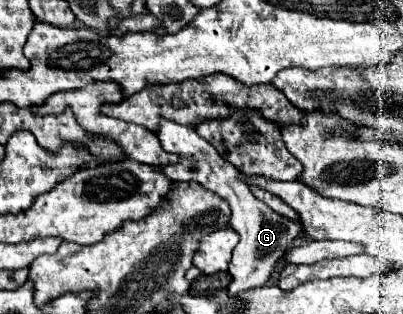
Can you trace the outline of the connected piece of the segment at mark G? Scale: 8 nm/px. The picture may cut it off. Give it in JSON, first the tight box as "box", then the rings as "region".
{"box":[157,120,303,296],"region":[[[163,120],[159,126],[157,138],[165,152],[179,156],[177,164],[159,166],[161,170],[165,170],[167,178],[173,178],[173,182],[195,180],[203,188],[219,194],[231,206],[233,214],[231,214],[229,224],[241,236],[241,240],[237,244],[237,248],[233,250],[233,260],[229,264],[229,274],[233,276],[233,282],[229,284],[229,294],[235,296],[243,290],[265,286],[273,272],[273,266],[279,262],[279,258],[283,258],[283,254],[293,246],[295,238],[303,230],[301,224],[297,220],[289,220],[289,218],[273,212],[267,204],[257,200],[251,194],[249,186],[239,178],[239,170],[235,166],[231,166],[225,158],[221,158],[217,154],[217,150],[207,140],[203,140],[199,134],[195,134],[195,130],[191,126],[181,126],[177,122]]]}

